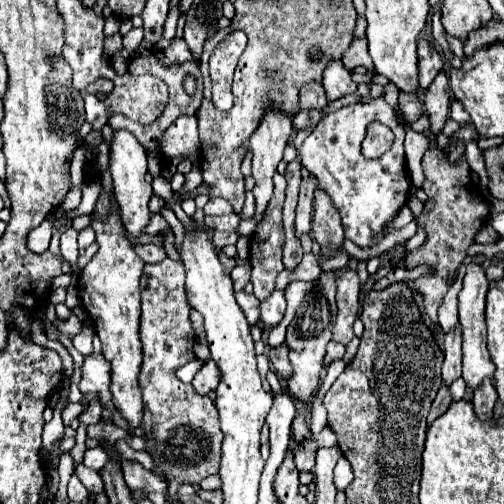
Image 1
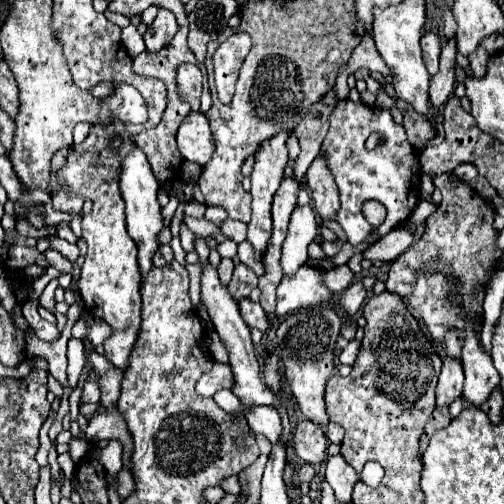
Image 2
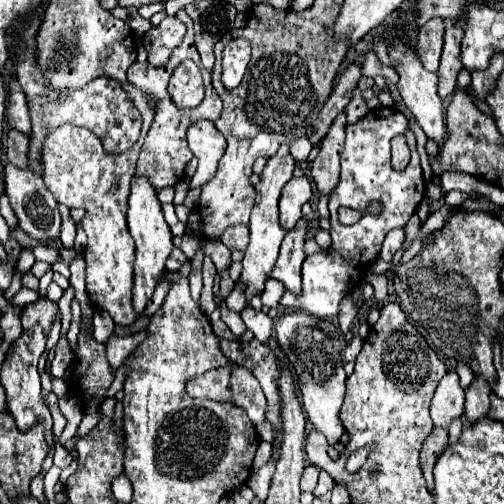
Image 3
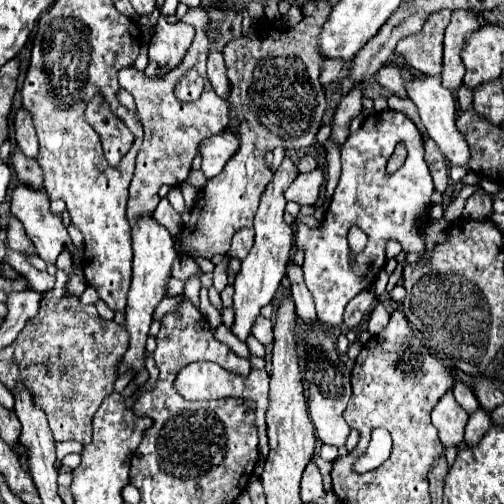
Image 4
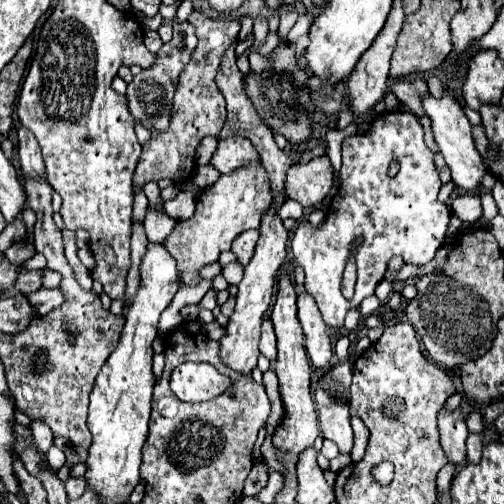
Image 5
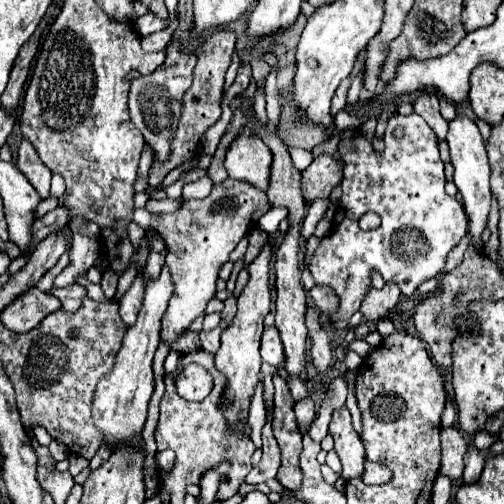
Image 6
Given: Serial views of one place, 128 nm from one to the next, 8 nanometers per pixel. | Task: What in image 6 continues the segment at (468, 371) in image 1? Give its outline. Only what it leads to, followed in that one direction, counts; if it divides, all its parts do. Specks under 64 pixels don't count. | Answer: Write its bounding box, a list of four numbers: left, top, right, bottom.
[462,446,484,484]

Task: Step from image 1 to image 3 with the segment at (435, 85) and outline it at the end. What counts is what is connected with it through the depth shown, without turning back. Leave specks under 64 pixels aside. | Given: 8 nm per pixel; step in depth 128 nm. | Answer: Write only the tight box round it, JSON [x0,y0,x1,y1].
[438,26,462,100]

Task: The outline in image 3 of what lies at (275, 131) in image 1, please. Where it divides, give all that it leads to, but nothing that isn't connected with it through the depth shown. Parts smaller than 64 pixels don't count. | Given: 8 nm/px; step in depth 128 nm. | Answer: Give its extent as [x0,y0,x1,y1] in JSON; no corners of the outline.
[240,144,296,306]

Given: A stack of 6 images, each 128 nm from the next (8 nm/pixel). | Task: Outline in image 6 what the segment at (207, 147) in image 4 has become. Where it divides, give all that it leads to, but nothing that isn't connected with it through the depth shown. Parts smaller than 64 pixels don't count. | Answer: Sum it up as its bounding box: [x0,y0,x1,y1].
[224,130,272,192]

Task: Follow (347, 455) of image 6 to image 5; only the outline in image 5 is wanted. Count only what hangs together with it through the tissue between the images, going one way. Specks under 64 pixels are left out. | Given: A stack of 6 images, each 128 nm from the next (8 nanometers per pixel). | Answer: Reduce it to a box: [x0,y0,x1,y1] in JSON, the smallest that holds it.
[316,362,354,454]

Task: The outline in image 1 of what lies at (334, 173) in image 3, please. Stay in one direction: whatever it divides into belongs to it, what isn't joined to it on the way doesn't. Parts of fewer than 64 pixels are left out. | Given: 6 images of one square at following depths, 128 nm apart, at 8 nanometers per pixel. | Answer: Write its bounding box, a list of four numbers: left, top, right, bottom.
[312,186,344,254]

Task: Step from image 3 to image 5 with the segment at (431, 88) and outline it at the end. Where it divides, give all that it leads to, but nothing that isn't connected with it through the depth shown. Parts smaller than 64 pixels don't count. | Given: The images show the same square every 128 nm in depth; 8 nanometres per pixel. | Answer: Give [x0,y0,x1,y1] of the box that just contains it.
[424,96,488,192]

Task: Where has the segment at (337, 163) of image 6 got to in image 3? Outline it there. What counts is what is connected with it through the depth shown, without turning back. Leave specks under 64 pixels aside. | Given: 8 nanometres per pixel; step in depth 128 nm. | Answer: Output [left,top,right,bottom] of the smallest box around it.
[280,176,312,230]

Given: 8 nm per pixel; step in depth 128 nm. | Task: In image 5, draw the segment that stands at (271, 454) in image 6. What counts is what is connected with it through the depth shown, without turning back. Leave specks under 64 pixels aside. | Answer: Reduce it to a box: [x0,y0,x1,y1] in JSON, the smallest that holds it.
[244,462,268,496]

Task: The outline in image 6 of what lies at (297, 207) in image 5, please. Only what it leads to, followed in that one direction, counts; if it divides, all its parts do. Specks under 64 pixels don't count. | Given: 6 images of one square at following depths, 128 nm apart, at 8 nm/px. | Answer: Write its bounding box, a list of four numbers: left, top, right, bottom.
[258,207,288,234]

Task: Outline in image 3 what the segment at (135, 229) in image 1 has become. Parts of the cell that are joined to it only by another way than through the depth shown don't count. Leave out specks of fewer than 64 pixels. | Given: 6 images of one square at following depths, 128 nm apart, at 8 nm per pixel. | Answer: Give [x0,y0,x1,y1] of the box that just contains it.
[128,178,174,316]

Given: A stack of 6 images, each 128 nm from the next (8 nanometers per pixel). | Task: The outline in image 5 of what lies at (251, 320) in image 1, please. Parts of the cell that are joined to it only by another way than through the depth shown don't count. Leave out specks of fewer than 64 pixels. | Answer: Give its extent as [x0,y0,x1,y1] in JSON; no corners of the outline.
[260,320,276,360]

